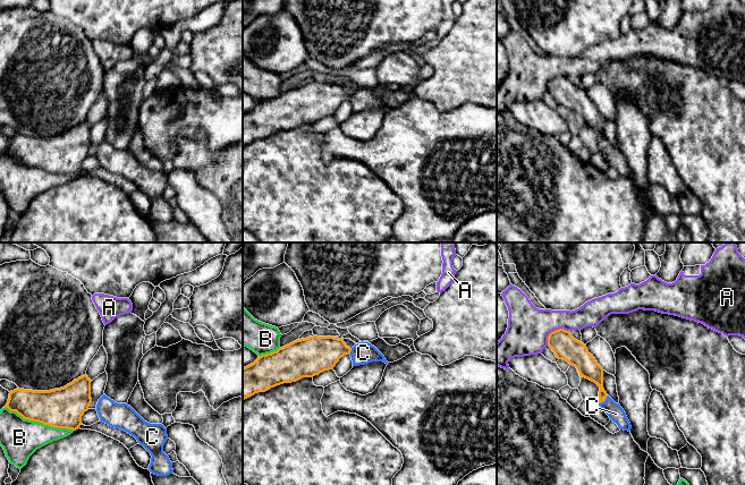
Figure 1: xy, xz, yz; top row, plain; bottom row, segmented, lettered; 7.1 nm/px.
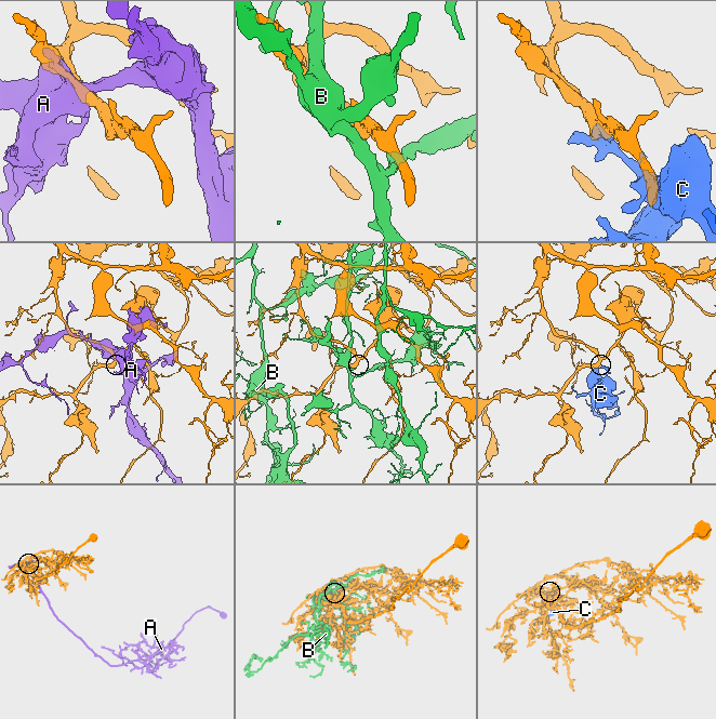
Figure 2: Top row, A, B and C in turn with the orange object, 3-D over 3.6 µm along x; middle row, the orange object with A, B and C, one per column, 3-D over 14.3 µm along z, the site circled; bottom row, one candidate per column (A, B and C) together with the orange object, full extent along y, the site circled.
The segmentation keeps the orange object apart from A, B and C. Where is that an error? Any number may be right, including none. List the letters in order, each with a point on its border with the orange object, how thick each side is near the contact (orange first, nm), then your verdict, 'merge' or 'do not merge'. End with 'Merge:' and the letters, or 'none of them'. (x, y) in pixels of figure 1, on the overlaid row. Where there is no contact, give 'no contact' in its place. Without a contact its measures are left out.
A: yz (553, 331) | 180/300 nm | do not merge
B: xy (39, 422) | 280/280 nm | do not merge
C: yz (603, 400) | 140/120 nm | merge
Merge: C

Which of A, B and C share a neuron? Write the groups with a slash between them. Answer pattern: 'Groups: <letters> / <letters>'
Groups: A / B / C

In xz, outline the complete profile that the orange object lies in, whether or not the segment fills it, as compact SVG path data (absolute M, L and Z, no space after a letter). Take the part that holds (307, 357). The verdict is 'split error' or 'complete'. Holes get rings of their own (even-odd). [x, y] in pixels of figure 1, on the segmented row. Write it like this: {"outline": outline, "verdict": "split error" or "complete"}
{"outline": "M313 335L296 340L271 354L259 356L253 364L244 367L243 400L277 385L333 369L345 355L352 357L353 367L372 361L389 364L369 342L358 342L350 349L342 339Z", "verdict": "split error"}

